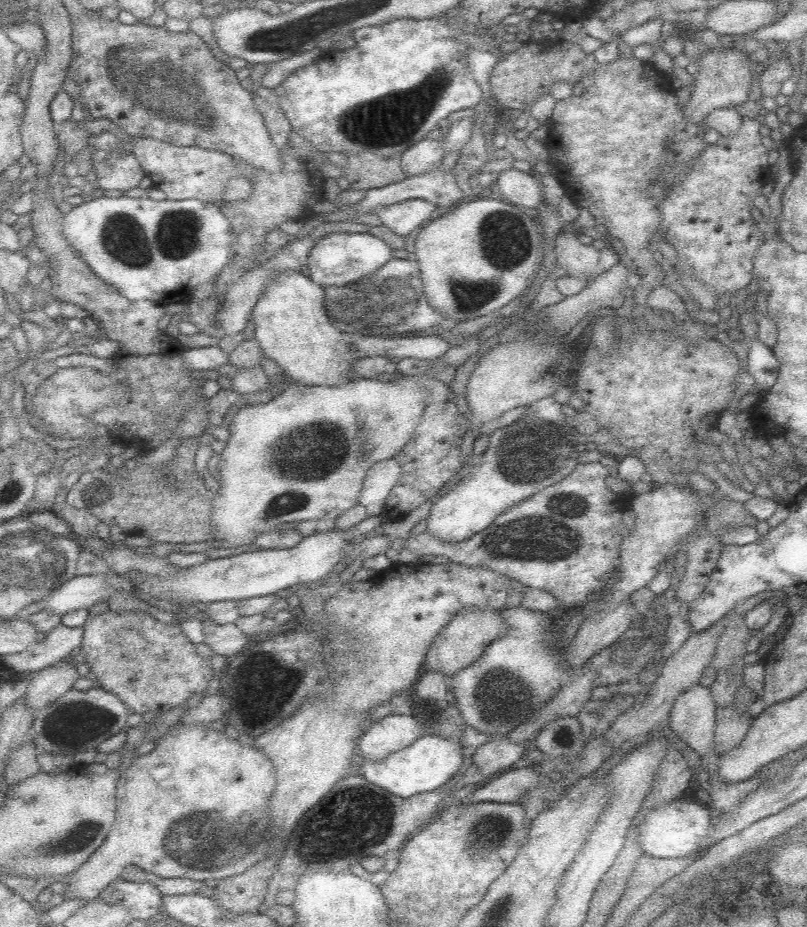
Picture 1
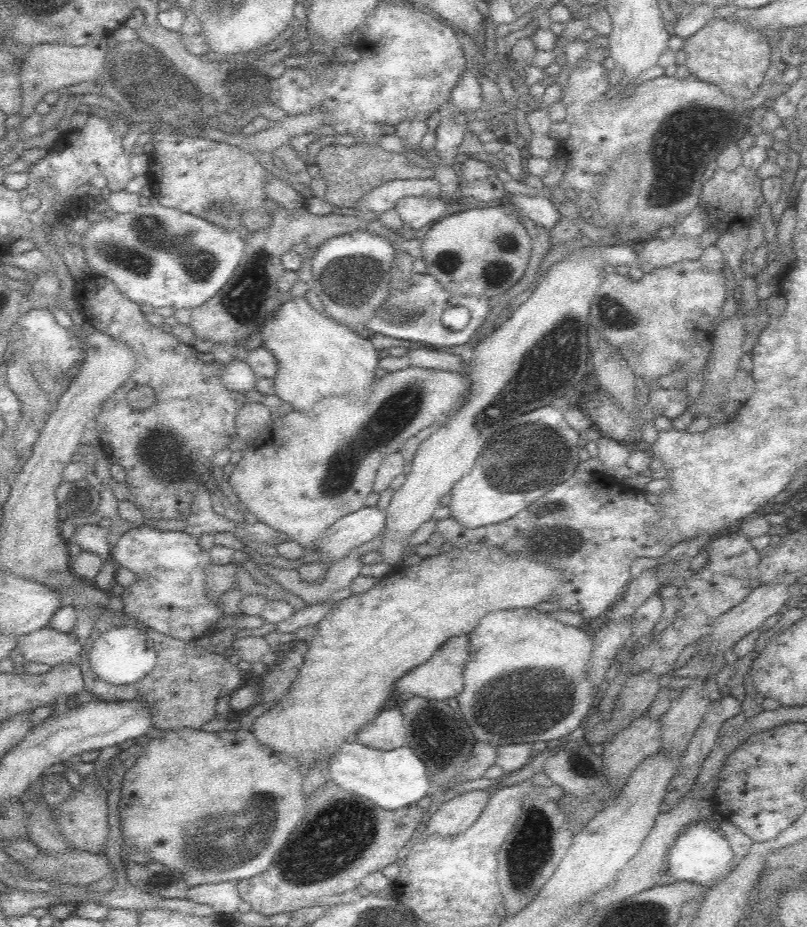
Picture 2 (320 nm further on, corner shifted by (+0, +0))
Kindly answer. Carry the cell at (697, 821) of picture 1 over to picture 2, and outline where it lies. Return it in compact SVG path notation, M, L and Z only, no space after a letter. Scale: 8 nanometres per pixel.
M710 819L696 821L693 827L681 831L675 838L668 852L670 868L666 870L672 876L672 881L688 881L698 885L710 884L724 872L724 868L732 860L732 850L727 837L715 824L716 822L710 824Z

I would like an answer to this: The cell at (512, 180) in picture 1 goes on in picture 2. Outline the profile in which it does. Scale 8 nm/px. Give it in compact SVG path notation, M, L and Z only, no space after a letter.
M507 193L506 196L512 196L510 203L516 203L530 220L548 231L559 221L559 209L548 197L524 196L522 193L514 195Z

